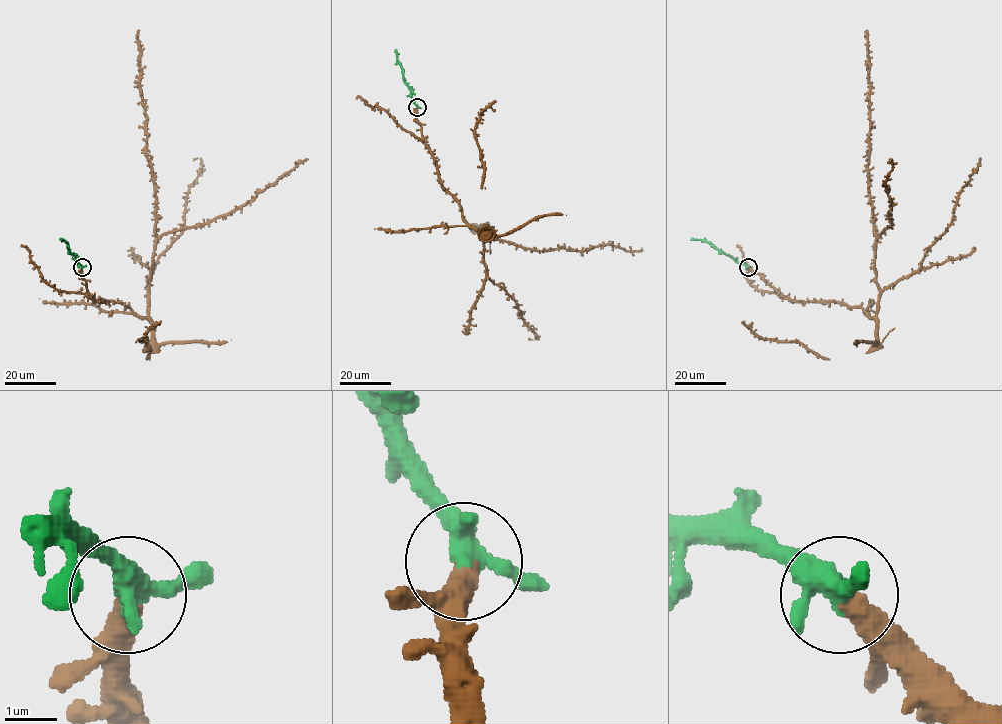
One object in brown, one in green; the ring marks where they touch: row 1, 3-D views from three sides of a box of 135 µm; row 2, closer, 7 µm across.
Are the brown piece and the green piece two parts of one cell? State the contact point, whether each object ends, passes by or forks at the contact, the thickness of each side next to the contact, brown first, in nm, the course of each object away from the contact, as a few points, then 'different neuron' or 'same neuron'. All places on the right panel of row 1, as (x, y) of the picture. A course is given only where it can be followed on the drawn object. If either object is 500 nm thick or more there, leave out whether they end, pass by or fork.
(748, 267) | brown ends | green forks | 480/320 nm | brown via (748, 267), (785, 297), (841, 302), (858, 306), (869, 316), (876, 314), (879, 285), (869, 188), (867, 30) | green via (748, 267), (707, 242), (690, 239) | same neuron

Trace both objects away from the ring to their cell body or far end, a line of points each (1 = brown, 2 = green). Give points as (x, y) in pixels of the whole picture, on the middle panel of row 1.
1: (417, 107), (423, 141), (440, 183), (460, 207), (461, 217), (484, 238), (490, 235), (489, 228), (474, 226)
2: (417, 107), (395, 49)

